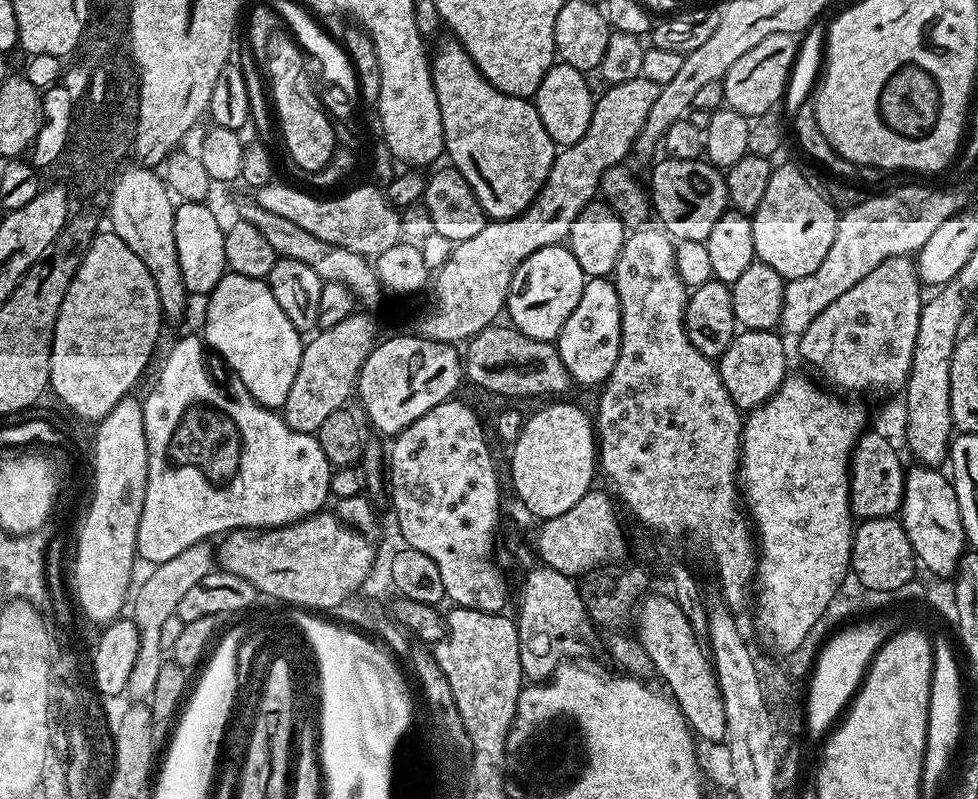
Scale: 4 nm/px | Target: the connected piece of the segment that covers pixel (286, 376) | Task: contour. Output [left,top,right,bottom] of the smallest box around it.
[202,271,304,410]

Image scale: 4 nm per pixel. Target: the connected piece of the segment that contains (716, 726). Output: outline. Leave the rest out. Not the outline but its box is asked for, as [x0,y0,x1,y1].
[636,593,727,743]

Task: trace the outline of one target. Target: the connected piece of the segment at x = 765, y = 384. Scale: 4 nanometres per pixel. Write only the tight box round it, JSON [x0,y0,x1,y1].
[718,329,789,410]

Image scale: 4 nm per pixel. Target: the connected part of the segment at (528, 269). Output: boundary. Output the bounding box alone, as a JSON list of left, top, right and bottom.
[506,244,586,341]

